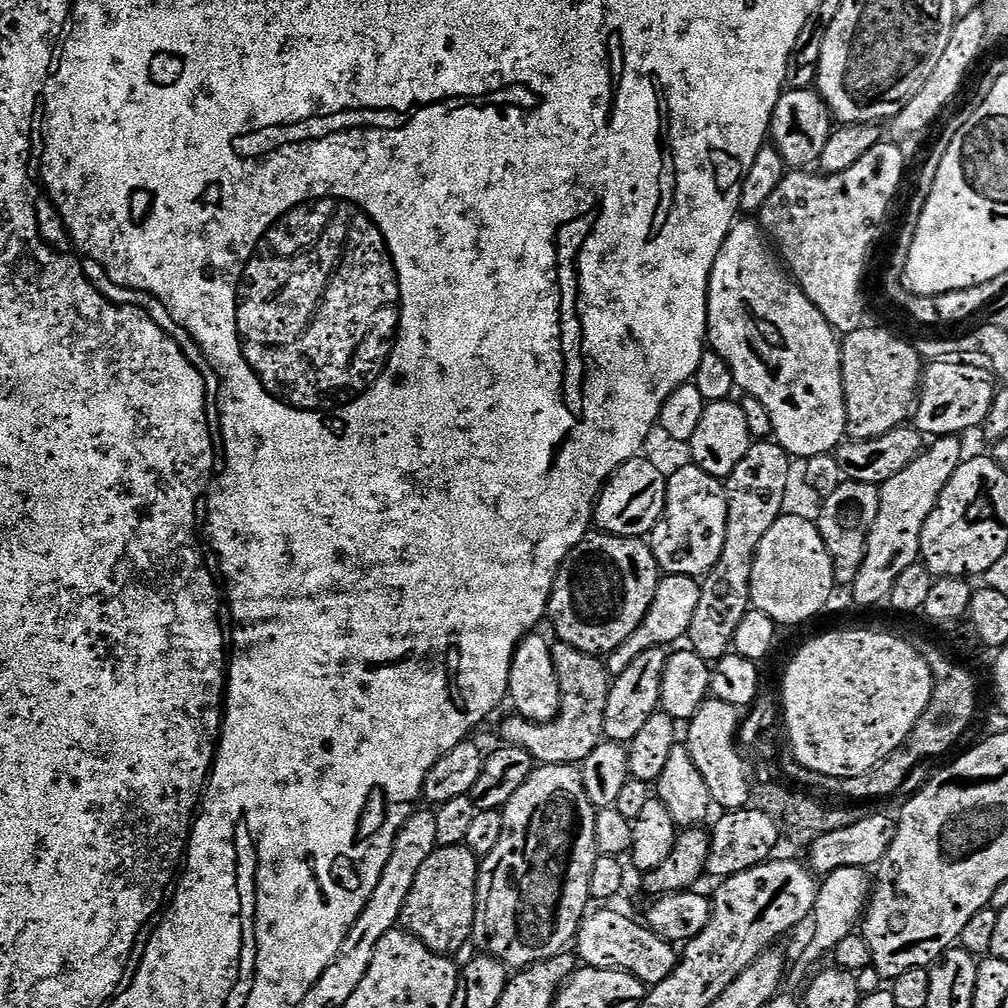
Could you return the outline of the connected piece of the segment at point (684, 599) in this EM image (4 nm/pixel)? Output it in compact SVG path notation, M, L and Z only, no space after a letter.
M665 575L663 579L655 585L654 602L646 614L646 618L638 626L638 630L628 632L626 642L622 646L613 649L607 657L609 675L611 677L620 676L623 670L642 654L651 648L664 648L672 644L675 640L683 641L688 635L688 627L694 618L694 610L698 606L700 597L699 579L690 576L670 576Z

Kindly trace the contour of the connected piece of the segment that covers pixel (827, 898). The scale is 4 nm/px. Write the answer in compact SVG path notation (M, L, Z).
M843 867L832 871L825 877L816 893L815 910L812 915L814 922L814 937L811 938L804 952L786 972L786 982L789 987L805 987L813 977L812 966L816 965L826 953L835 951L838 942L855 933L866 910L866 901L870 890L870 874L867 869L860 867Z

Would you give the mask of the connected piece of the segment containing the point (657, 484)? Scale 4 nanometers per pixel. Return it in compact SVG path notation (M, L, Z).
M643 458L628 460L600 491L594 513L595 527L610 536L647 537L664 513L667 489L668 476L653 462Z

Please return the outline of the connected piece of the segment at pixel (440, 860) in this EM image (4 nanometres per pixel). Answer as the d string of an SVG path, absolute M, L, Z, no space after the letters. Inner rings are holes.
M463 843L449 848L436 847L422 868L418 870L414 884L410 887L409 897L400 914L403 927L416 936L432 952L441 954L456 954L460 947L466 945L472 938L472 927L476 925L476 910L478 907L478 885L480 883L481 861L476 853L471 852Z

